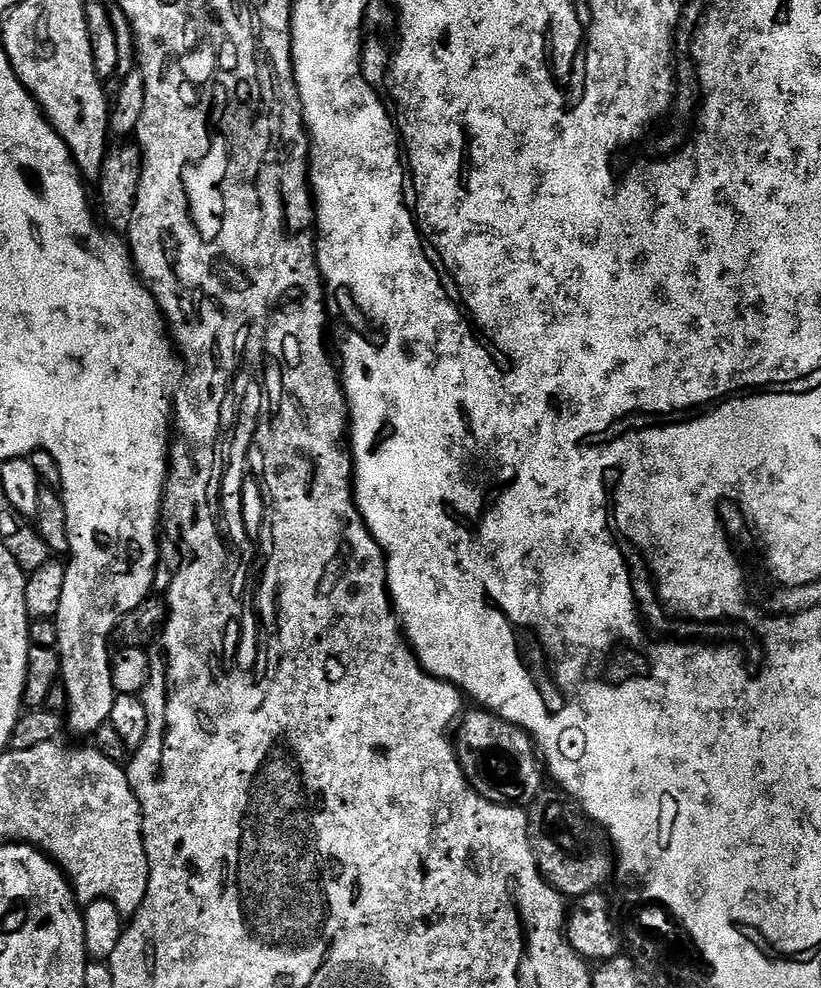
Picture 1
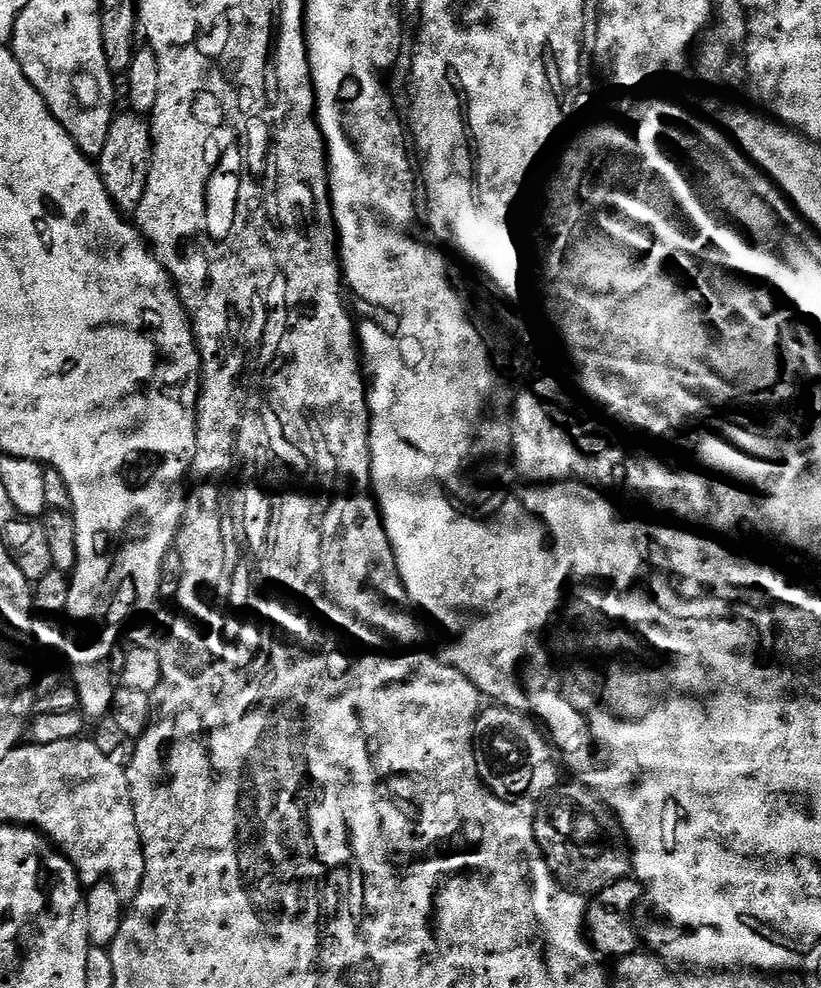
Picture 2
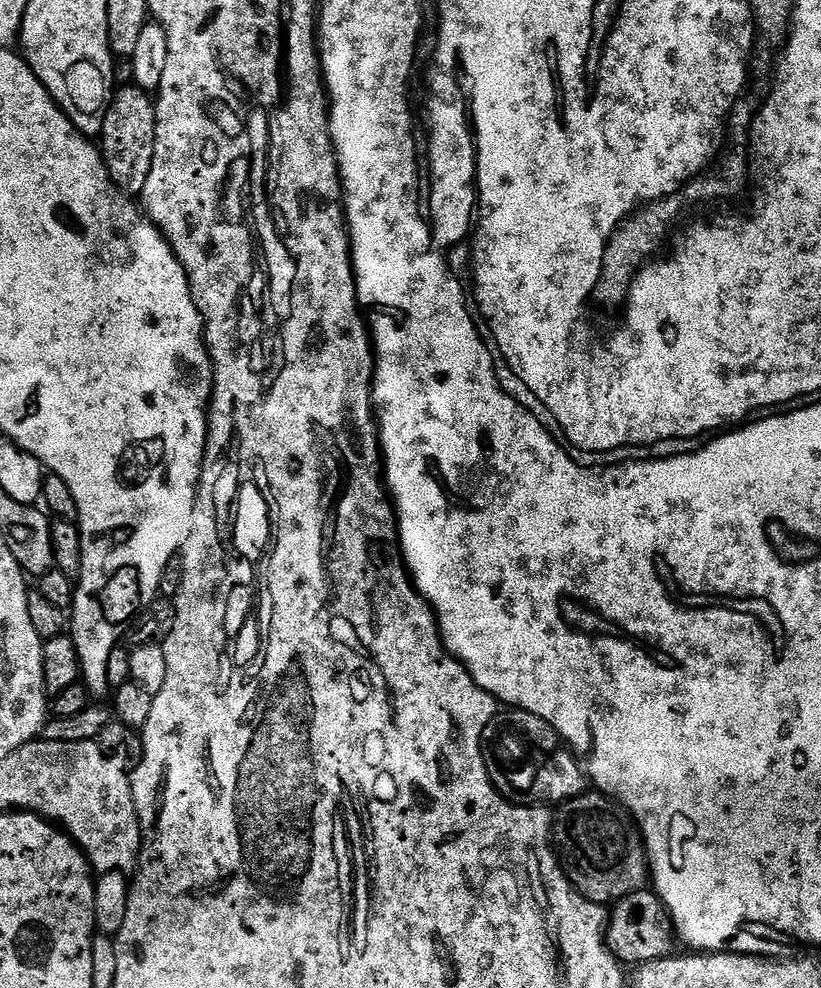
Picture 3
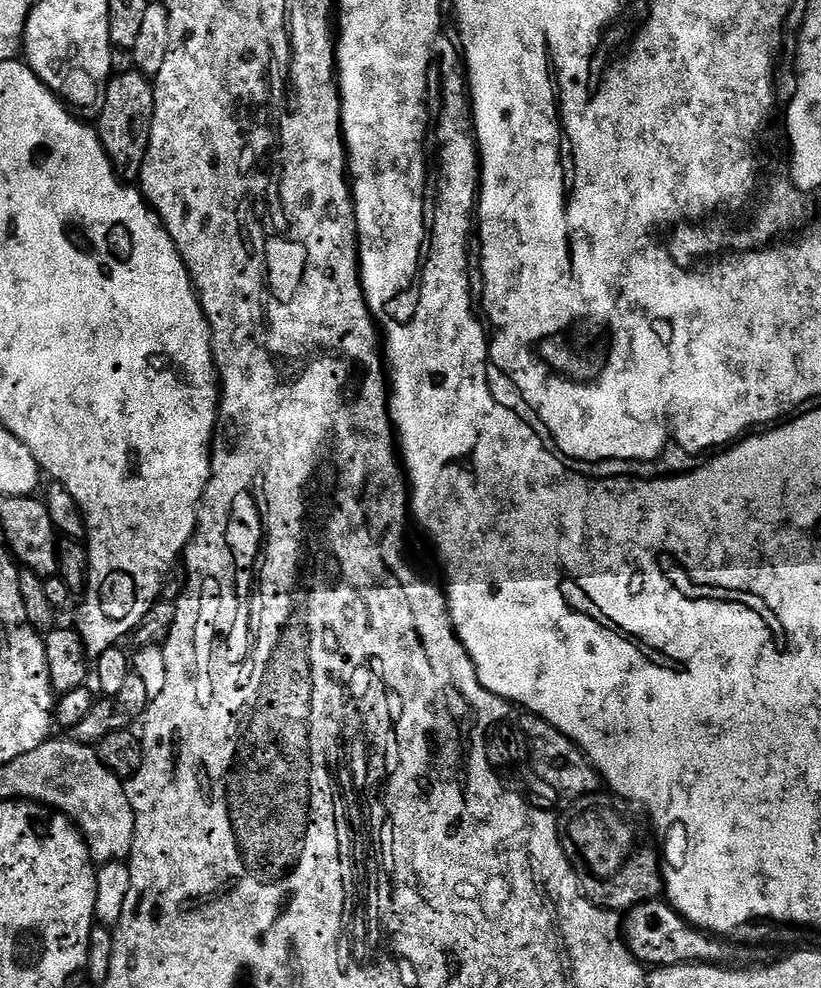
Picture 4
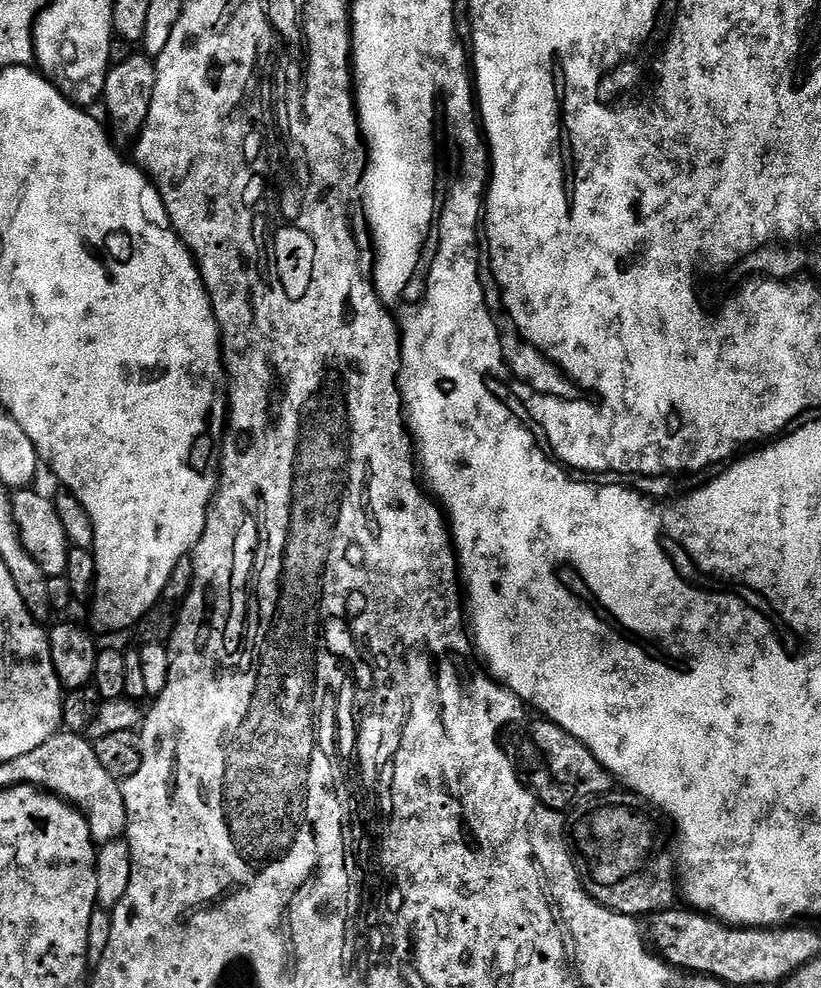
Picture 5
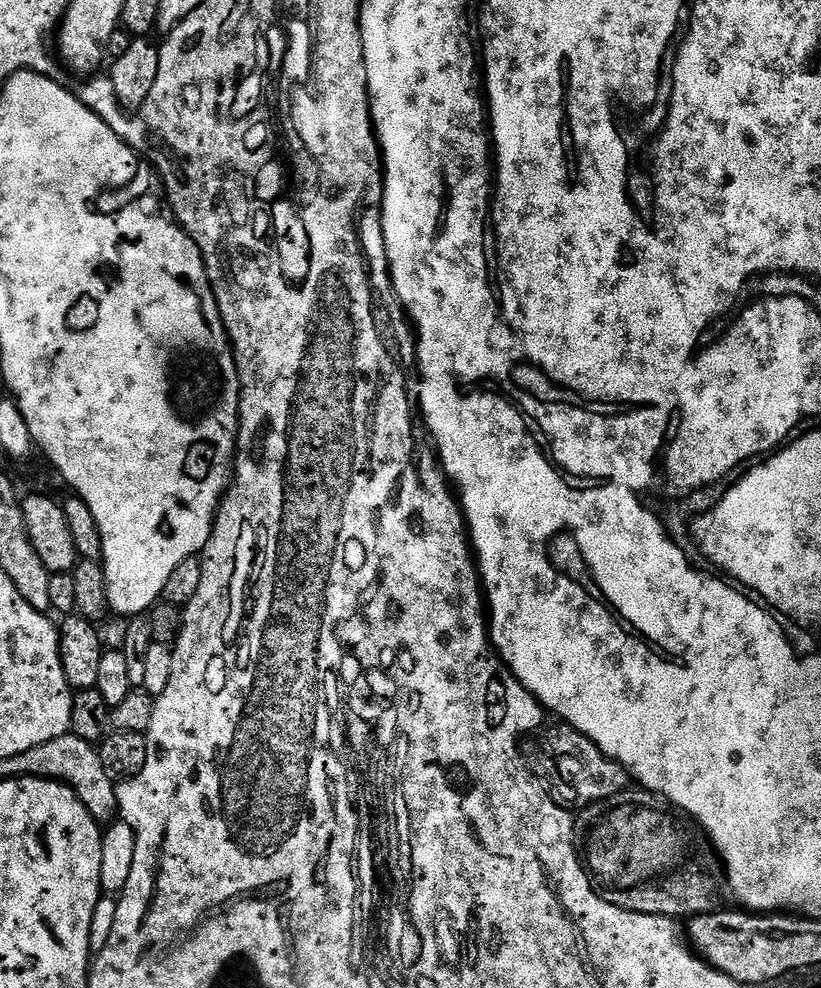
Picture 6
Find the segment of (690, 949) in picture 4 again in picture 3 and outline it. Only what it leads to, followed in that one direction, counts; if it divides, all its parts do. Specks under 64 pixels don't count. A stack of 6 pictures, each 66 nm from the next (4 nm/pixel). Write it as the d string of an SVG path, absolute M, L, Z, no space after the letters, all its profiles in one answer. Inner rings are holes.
M641 890L616 901L606 920L606 939L608 951L624 966L639 966L671 956L675 949L672 947L678 944L664 904L652 890Z

